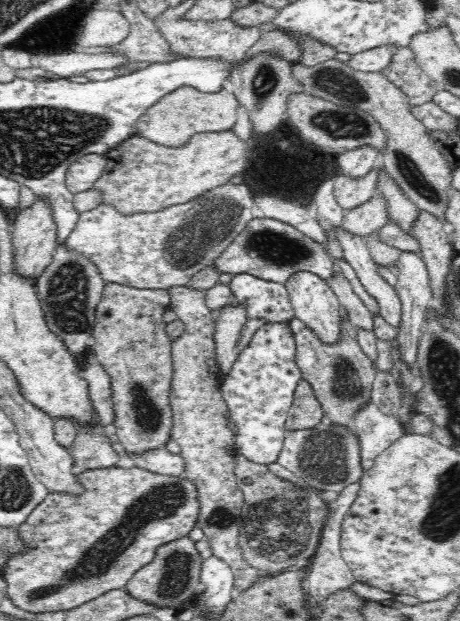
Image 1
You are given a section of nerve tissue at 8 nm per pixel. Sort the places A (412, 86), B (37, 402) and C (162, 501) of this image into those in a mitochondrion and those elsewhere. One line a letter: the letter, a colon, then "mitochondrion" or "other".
A: other
B: other
C: mitochondrion

